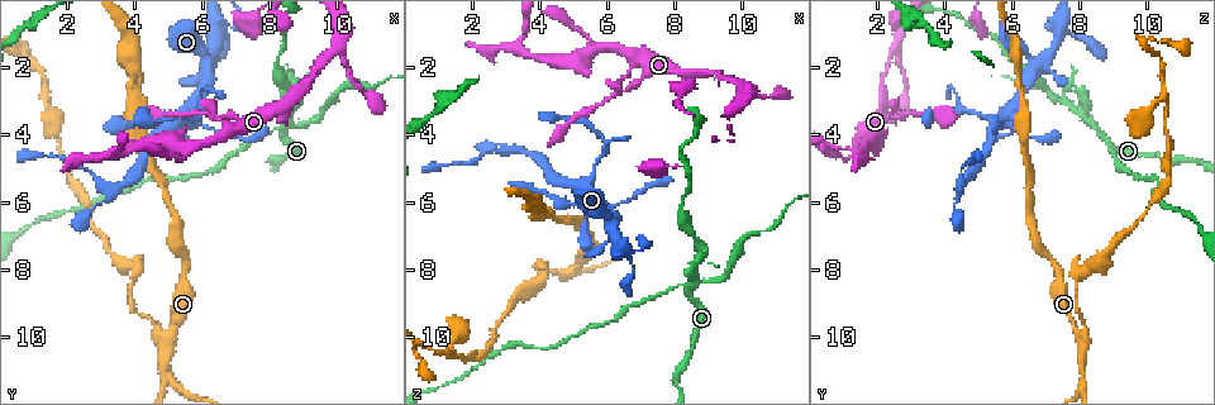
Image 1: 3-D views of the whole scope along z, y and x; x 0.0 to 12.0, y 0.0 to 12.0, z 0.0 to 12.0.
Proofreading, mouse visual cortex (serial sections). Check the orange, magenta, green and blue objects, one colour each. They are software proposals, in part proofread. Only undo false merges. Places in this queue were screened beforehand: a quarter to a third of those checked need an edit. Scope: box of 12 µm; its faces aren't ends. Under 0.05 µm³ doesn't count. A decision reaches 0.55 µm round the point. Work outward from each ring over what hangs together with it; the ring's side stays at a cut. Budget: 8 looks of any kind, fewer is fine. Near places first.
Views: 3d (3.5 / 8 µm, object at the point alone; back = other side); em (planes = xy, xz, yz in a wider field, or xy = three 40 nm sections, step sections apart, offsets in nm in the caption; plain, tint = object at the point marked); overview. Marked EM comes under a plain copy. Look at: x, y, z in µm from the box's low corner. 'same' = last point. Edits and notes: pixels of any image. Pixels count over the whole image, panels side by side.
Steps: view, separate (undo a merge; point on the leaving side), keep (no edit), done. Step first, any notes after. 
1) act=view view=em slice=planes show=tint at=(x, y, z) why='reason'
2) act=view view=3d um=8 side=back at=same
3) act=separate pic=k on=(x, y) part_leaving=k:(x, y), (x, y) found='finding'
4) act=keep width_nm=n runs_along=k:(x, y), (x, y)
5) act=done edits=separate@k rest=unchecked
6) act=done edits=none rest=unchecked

act=view view=3d um=8 side=back at=(6.0, 3.4, 4.5) why='abrupt turn'

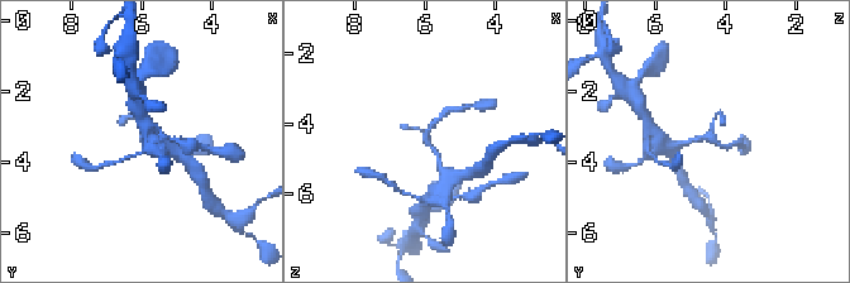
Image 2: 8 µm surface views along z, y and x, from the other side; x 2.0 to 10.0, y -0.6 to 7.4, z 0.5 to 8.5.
act=view view=em slice=xy step=2 show=tint at=(5.9, 3.4, 4.4) why='need the tissue'

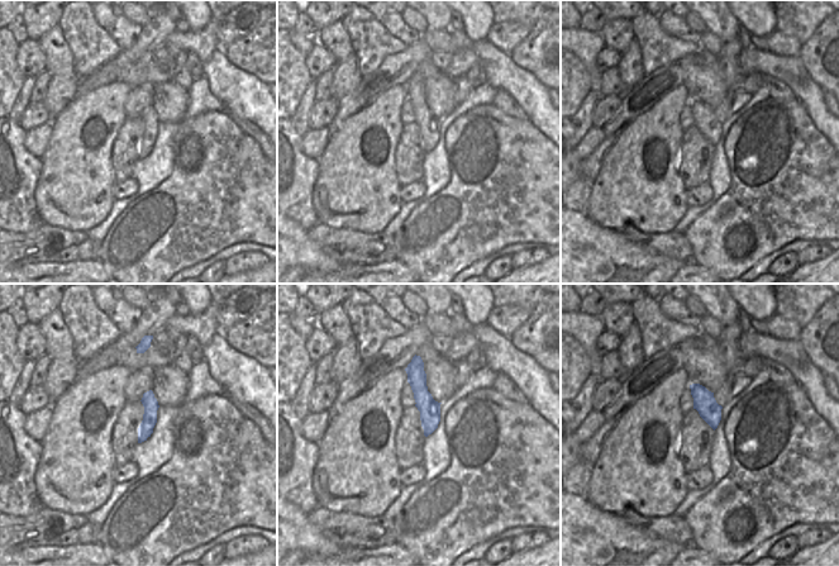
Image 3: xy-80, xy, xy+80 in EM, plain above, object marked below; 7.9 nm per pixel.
act=keep runs_along=2:(440, 168), (425, 133), (444, 113) found='one cell here'

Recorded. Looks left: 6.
act=view view=3d um=3.5 at=(3.9, 3.0, 6.4) why='thick turns thin'

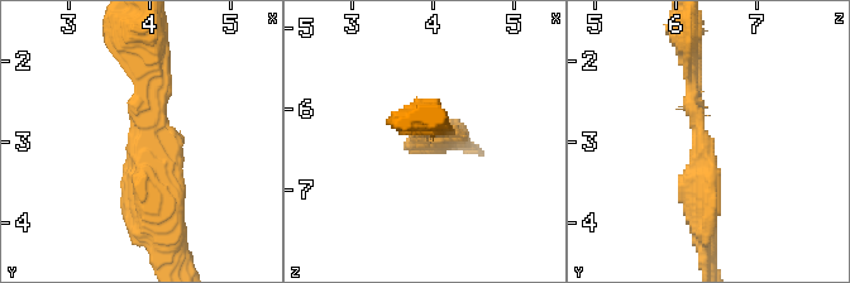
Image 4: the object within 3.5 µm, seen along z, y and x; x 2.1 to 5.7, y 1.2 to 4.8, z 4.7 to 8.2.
act=view view=em slice=xy step=1 show=tint at=(3.90, 3.00, 6.30) arm_widths_nm=150,450 why='shape alone is not enough'

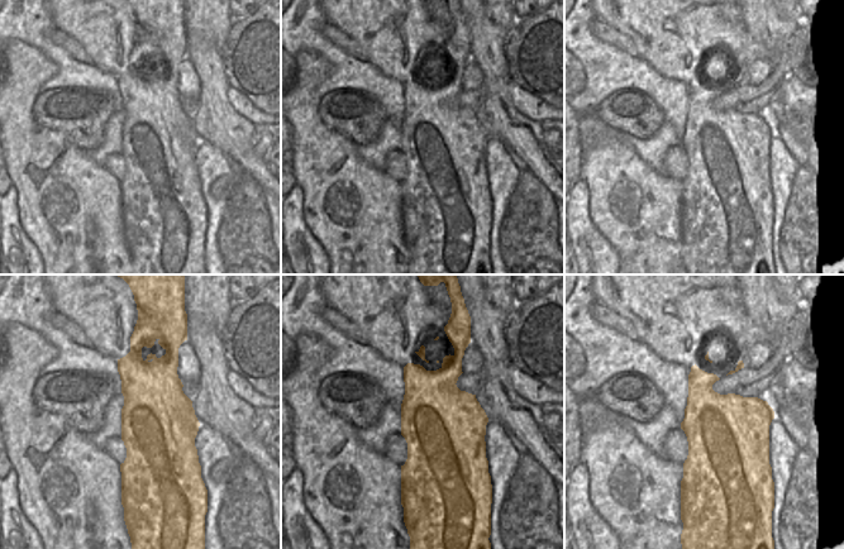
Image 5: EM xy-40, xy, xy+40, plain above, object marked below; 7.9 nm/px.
act=keep runs_along=4:(162, 222), (142, 157), (142, 56) found='continuous, no second cell'

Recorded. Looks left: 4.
act=view view=3d um=8 at=(3.4, 5.5, 4.5) why='two arms in line, one across'

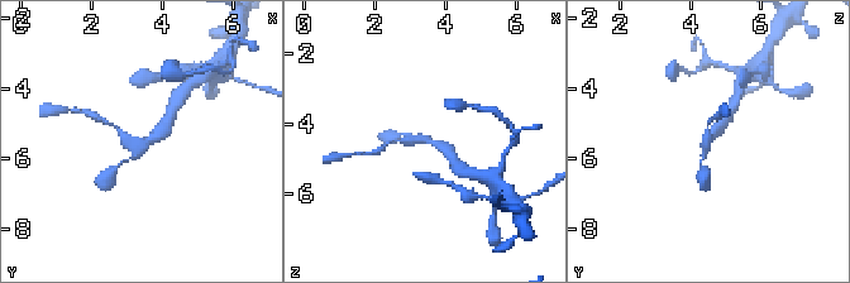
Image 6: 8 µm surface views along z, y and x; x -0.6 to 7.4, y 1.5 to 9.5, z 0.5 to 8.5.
act=view view=3d um=3.5 at=(3.3, 5.6, 4.4) why='closer look'

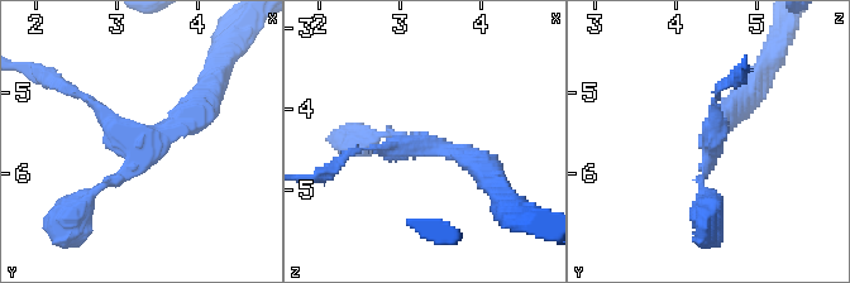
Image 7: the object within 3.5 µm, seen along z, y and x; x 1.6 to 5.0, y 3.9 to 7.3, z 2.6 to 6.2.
act=view view=em slice=planes show=tint at=(3.30, 5.55, 4.50) arms=3 arm_widths_nm=100,100,350

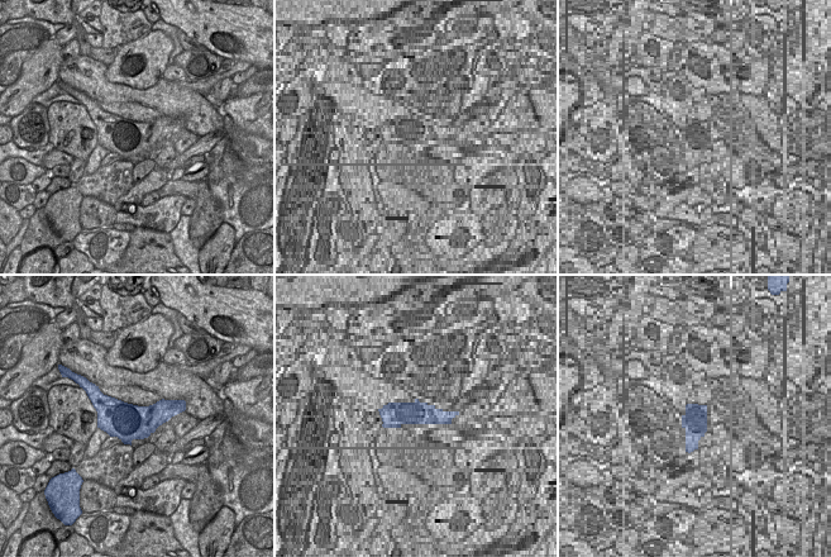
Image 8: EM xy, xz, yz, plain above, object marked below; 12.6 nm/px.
act=keep runs_along=7:(490, 174), (435, 145), (349, 152) found='continuous, no second cell'

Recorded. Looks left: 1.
act=done edits=none rest=unchecked

